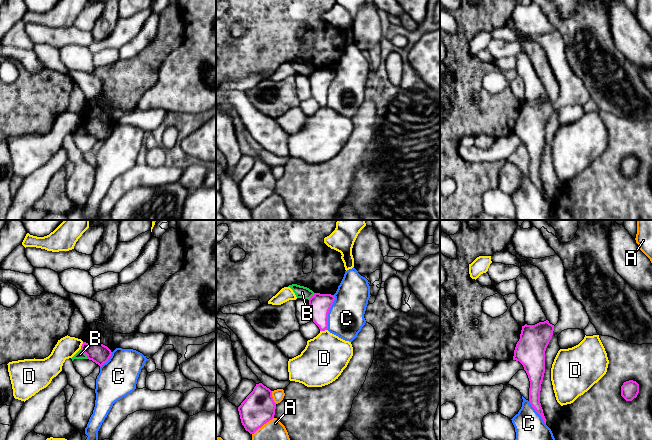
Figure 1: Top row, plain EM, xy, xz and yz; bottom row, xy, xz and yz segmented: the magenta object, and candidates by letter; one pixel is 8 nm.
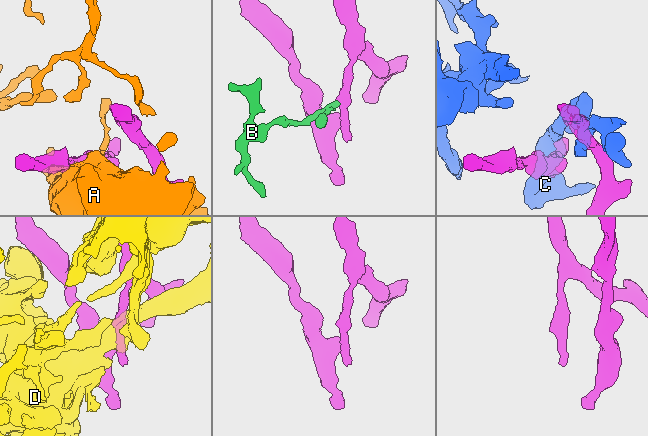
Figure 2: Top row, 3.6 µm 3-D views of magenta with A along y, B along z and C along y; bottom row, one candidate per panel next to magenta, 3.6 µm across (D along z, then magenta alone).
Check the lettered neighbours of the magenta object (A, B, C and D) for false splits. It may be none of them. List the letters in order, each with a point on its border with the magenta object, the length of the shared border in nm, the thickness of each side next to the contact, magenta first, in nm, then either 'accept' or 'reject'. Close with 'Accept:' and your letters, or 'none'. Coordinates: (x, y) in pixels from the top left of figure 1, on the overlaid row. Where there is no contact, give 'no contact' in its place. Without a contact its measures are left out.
A: xz (262, 425) | 220 nm | 260/160 nm | reject
B: xy (85, 353) | 100 nm | 160/70 nm | reject
C: xz (328, 312) | 280 nm | 170/280 nm | reject
D: xy (82, 345) | 60 nm | 160/170 nm | reject
Accept: none

